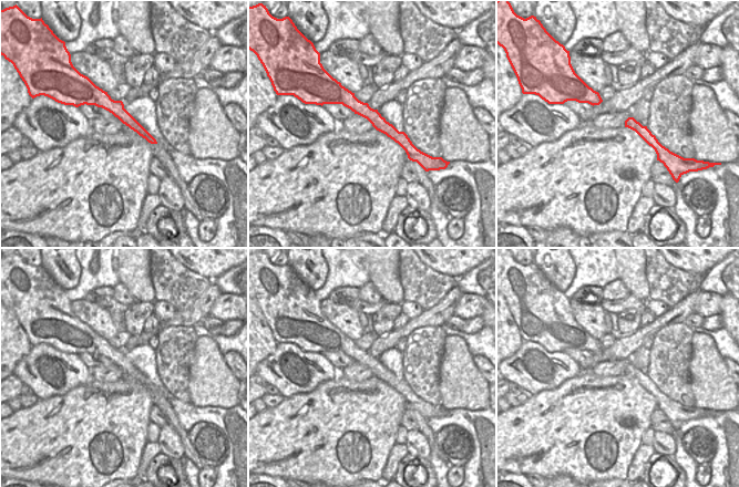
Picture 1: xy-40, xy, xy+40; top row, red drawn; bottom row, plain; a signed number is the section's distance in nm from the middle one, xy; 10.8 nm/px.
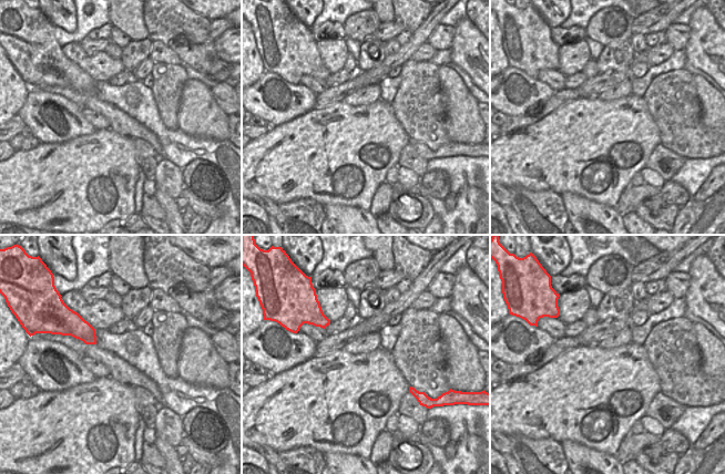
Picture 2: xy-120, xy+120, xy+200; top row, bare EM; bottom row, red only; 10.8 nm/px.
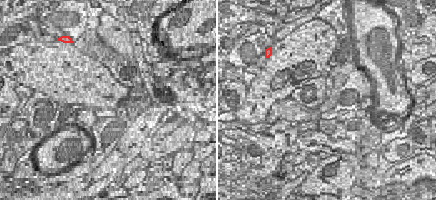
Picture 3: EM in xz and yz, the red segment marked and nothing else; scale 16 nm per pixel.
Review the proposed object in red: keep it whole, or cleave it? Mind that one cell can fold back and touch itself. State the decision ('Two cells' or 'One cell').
One cell.

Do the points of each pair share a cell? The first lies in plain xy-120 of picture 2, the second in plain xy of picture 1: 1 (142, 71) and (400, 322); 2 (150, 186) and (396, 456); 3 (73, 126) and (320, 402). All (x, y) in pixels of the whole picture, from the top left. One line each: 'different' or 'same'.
1: same
2: same
3: different

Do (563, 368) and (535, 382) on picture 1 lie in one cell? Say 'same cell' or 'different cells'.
same cell

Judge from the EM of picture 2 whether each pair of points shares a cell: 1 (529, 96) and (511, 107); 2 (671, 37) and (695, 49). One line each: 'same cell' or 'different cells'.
1: same cell
2: different cells

